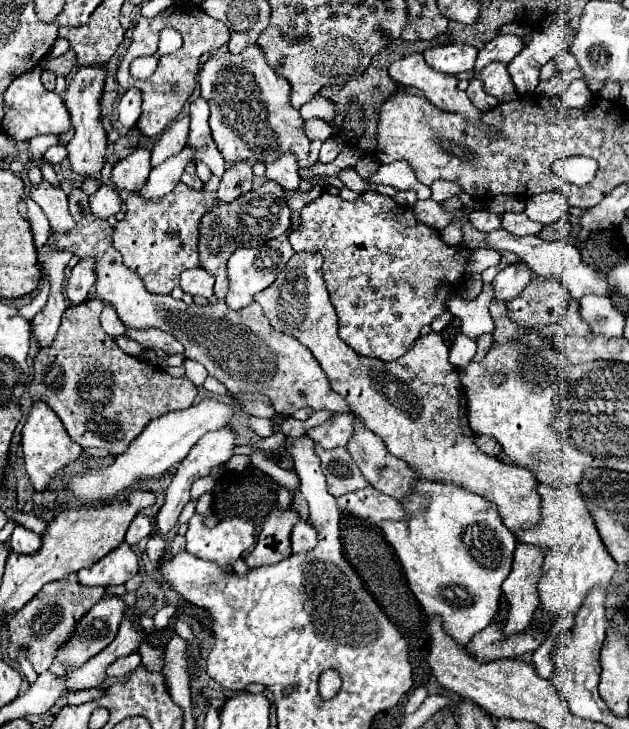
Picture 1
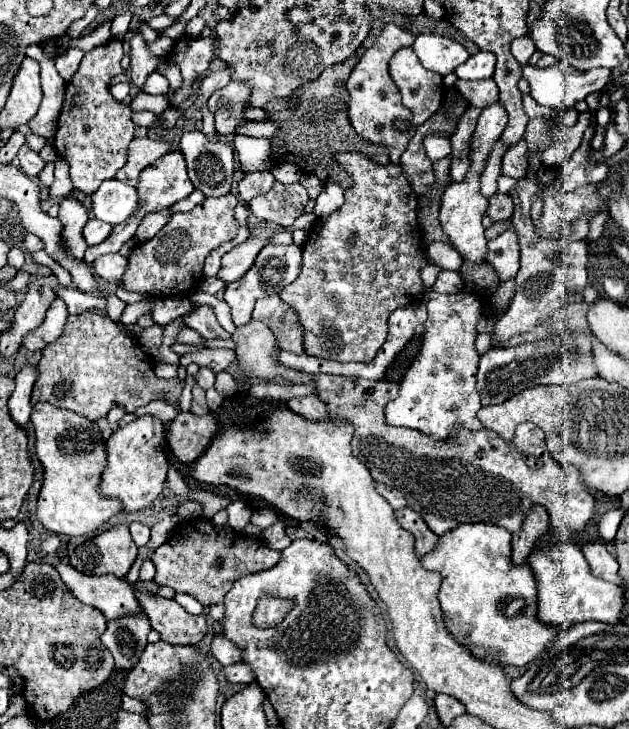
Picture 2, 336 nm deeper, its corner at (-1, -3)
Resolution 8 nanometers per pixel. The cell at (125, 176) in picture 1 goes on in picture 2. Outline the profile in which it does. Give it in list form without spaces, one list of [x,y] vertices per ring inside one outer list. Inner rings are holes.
[[[111,39],[81,59],[79,71],[67,83],[65,103],[59,115],[59,129],[55,135],[55,149],[71,167],[71,179],[77,191],[95,193],[105,179],[113,179],[115,173],[127,163],[129,143],[133,141],[133,109],[125,103],[113,101],[109,93],[112,76],[119,75],[123,47],[119,39]]]

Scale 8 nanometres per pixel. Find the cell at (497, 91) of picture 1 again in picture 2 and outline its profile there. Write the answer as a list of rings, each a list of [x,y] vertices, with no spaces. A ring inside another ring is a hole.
[[[459,79],[455,83],[455,89],[459,89],[459,93],[471,105],[475,105],[479,109],[493,105],[499,99],[499,91],[497,91],[497,85],[493,83],[493,79],[485,79],[485,81],[463,81],[463,79]]]

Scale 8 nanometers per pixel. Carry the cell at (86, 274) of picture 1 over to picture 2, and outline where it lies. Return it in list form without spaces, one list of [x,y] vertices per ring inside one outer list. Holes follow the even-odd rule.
[[[57,297],[49,307],[43,325],[37,331],[33,331],[33,335],[29,335],[29,339],[25,339],[25,349],[27,351],[41,351],[45,345],[53,343],[63,333],[67,315],[69,315],[67,305],[63,303],[61,297]]]

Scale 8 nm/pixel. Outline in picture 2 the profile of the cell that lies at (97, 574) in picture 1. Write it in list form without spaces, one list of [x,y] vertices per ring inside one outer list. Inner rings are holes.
[[[117,525],[81,543],[69,557],[69,563],[87,575],[111,573],[123,579],[135,557],[137,545],[129,535],[129,527]]]

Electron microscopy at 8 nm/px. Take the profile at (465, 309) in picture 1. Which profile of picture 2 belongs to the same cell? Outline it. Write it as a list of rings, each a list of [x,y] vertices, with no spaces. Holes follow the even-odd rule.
[[[505,231],[497,239],[489,241],[487,261],[495,267],[501,281],[509,281],[519,271],[519,243],[515,231]]]

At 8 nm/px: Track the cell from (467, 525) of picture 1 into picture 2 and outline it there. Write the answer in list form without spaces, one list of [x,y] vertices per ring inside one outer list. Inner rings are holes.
[[[461,523],[455,529],[441,535],[435,549],[429,551],[419,561],[425,569],[433,569],[441,573],[443,583],[439,589],[439,605],[443,611],[445,627],[473,655],[503,665],[523,667],[529,661],[533,661],[545,649],[545,645],[557,635],[555,629],[545,627],[535,617],[537,587],[535,587],[533,571],[529,567],[511,565],[511,533],[507,529],[491,523]]]

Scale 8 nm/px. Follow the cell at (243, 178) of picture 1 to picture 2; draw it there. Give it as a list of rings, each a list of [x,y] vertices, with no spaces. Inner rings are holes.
[[[257,171],[257,173],[245,173],[239,181],[239,197],[249,203],[253,197],[267,193],[275,183],[275,177],[269,171]]]

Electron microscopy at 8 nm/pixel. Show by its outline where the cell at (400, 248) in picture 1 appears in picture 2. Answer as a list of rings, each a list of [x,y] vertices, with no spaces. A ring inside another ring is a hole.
[[[337,153],[335,159],[353,175],[353,185],[345,189],[345,203],[333,215],[317,219],[315,229],[303,245],[303,271],[289,283],[279,297],[295,307],[305,327],[305,351],[313,357],[333,359],[339,363],[369,363],[387,339],[389,315],[413,303],[423,293],[421,269],[427,265],[423,253],[423,237],[417,225],[417,195],[409,187],[401,165],[377,165],[361,153]]]

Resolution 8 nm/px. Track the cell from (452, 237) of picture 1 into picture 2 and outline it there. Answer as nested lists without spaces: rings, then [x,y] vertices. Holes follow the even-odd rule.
[[[433,241],[427,247],[427,255],[431,259],[431,263],[439,269],[449,269],[449,271],[459,271],[461,269],[461,257],[457,257],[457,251],[453,251],[451,245],[447,243],[439,243]]]

